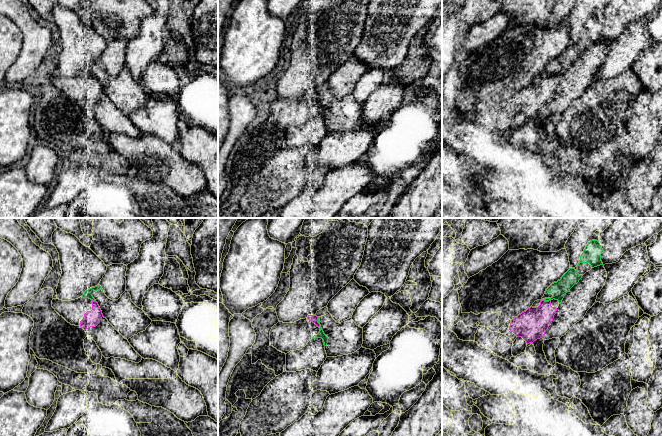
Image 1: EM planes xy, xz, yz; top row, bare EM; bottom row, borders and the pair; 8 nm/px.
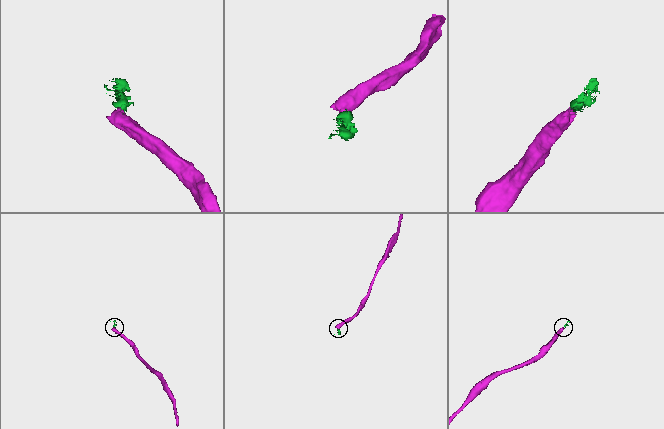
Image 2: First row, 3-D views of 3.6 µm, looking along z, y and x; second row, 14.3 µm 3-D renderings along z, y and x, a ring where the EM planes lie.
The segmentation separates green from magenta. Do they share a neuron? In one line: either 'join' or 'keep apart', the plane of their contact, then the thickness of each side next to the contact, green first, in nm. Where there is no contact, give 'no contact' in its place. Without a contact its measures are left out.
keep apart; meets green in yz; 130 nm thick on the green side, 240 nm on the other

